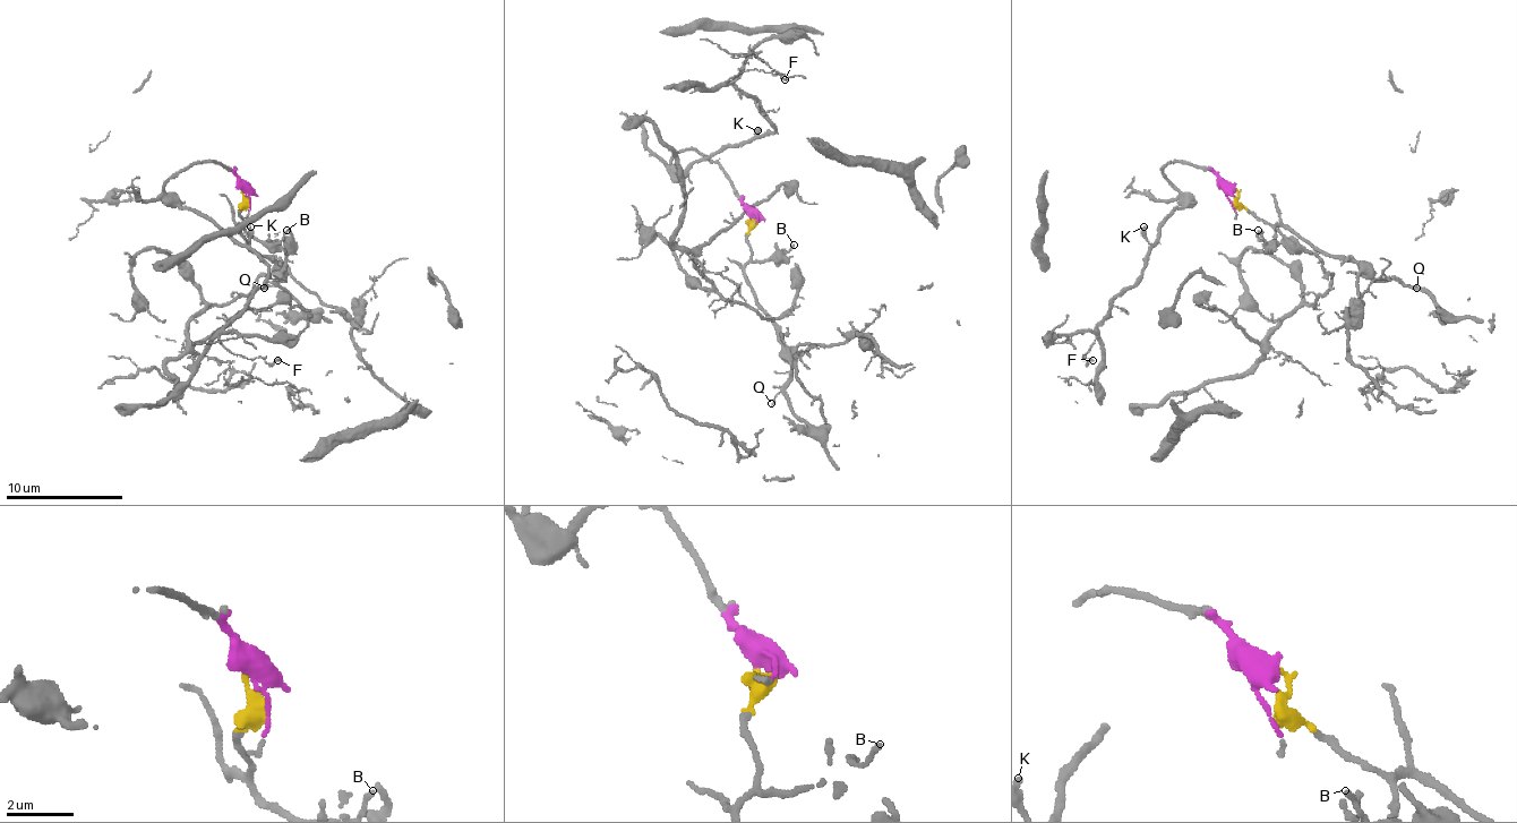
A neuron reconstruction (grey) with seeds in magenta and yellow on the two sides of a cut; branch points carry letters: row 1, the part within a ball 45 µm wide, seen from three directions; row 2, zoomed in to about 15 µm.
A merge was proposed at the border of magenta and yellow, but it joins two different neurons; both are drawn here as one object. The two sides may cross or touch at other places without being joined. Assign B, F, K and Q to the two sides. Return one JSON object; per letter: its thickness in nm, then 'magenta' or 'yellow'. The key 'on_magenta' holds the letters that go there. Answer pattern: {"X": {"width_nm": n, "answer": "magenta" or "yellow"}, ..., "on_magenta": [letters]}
{"B": {"width_nm": 130, "answer": "yellow"}, "F": {"width_nm": 160, "answer": "magenta"}, "K": {"width_nm": 220, "answer": "magenta"}, "Q": {"width_nm": 100, "answer": "yellow"}, "on_magenta": ["F", "K"]}

